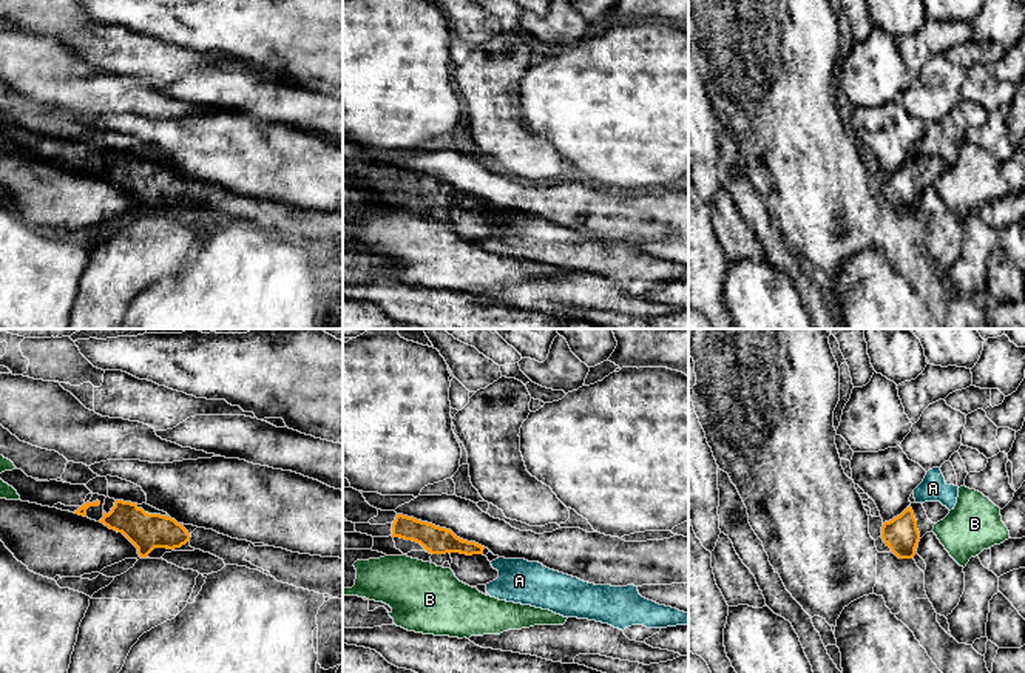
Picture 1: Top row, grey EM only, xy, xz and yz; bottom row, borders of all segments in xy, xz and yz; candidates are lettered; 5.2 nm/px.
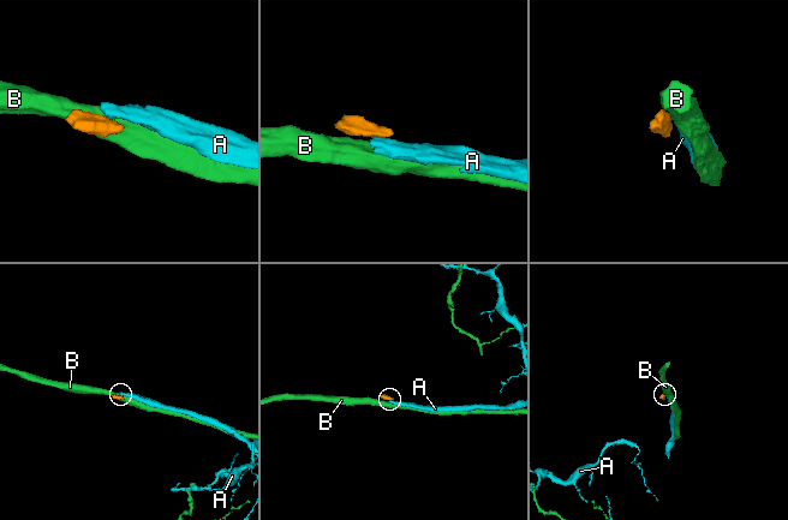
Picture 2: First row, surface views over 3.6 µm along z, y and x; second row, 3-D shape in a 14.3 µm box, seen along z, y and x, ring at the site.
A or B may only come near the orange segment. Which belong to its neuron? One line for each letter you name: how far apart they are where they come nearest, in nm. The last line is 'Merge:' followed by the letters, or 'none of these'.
Merge: none of these

